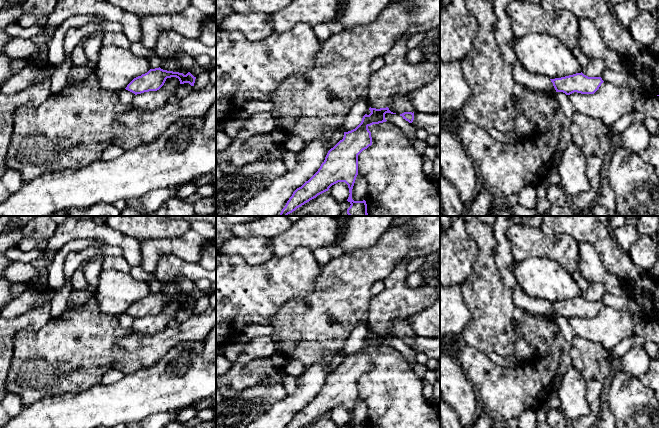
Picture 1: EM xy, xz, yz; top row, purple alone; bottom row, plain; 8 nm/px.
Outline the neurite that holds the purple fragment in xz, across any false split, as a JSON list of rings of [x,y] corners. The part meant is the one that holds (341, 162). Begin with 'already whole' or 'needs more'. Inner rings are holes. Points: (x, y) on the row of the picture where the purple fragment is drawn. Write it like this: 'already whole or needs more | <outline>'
needs more | [[[409,93],[394,95],[386,108],[369,108],[371,113],[365,114],[361,123],[353,130],[344,132],[344,137],[331,148],[318,171],[301,187],[297,188],[287,201],[279,216],[287,216],[318,195],[326,192],[338,183],[345,182],[349,188],[347,201],[351,204],[347,209],[349,216],[367,216],[366,201],[354,201],[352,189],[358,175],[358,155],[372,145],[371,132],[368,127],[386,122],[385,114],[399,114],[409,123],[414,120],[414,106]]]

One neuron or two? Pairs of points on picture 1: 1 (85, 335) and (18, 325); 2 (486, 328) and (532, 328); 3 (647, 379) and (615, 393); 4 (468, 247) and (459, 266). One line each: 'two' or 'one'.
1: two
2: one
3: two
4: one

